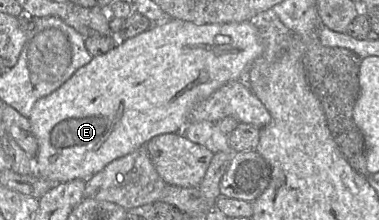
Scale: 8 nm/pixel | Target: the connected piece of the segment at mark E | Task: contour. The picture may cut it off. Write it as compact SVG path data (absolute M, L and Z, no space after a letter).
M170 18L160 23L154 23L149 29L134 37L126 40L119 40L107 53L94 56L89 63L77 69L58 89L41 97L35 102L28 117L32 131L38 141L38 152L33 158L35 173L58 183L65 183L75 179L87 180L101 171L113 160L145 146L154 136L181 132L189 122L190 109L196 102L210 96L227 82L234 80L245 81L245 74L248 67L260 57L263 52L263 35L258 26L250 20L220 24L195 24L178 18Z

